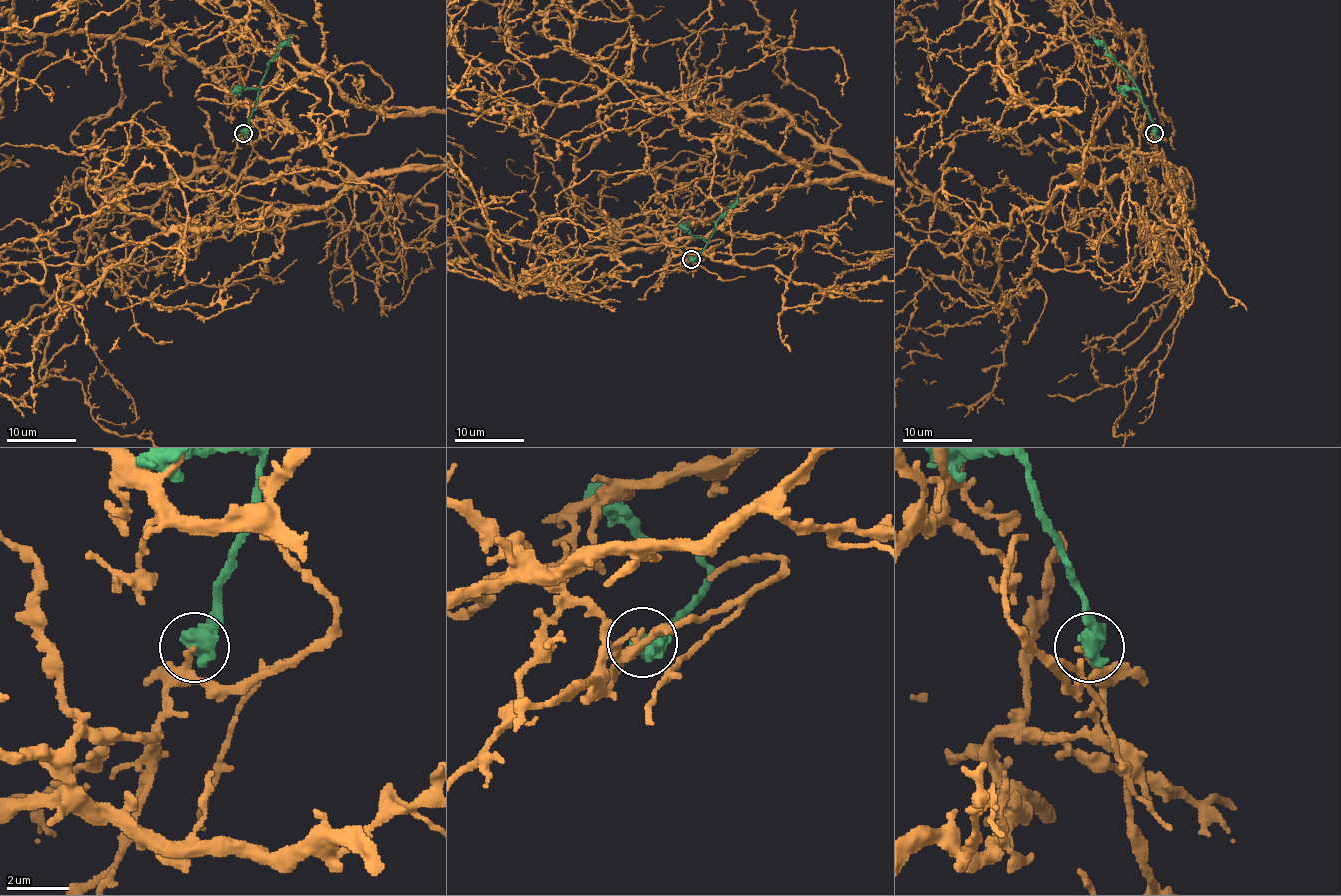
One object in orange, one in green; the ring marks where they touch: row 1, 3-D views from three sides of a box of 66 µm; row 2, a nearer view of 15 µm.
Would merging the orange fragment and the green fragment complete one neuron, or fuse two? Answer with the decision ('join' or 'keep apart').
keep apart

